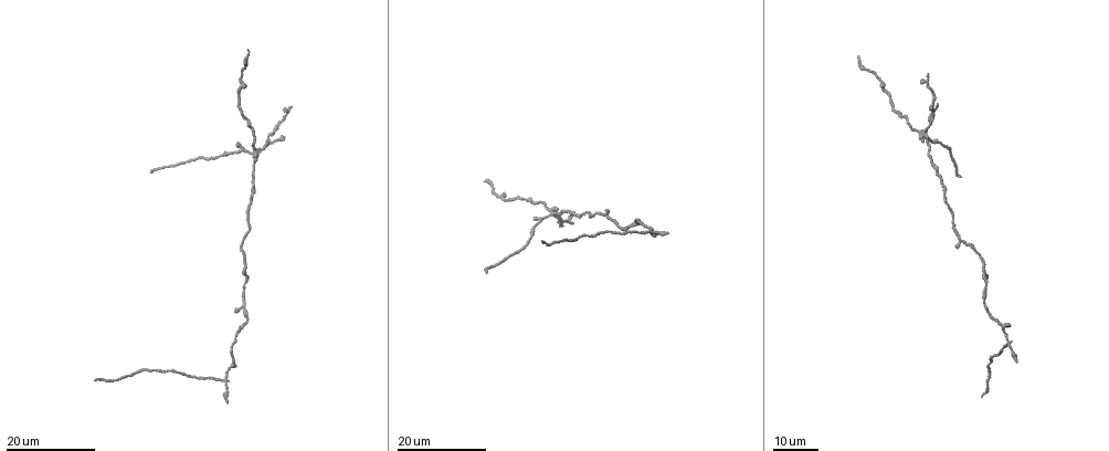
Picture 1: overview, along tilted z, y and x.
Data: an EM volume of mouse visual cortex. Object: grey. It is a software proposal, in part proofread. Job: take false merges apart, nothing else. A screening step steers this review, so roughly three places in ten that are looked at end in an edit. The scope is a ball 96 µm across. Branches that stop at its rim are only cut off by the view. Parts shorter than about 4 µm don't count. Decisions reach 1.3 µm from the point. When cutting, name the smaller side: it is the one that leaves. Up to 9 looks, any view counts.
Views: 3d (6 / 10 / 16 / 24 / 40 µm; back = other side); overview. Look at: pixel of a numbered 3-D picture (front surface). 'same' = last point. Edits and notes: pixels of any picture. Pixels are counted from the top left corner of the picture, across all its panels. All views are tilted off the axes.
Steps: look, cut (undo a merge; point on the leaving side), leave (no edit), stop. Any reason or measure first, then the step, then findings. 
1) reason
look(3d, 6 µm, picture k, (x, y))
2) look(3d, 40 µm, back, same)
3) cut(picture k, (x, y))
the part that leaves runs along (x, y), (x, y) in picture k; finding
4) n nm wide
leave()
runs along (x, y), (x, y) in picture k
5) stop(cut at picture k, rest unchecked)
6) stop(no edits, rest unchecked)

arms part here
look(3d, 24 µm, picture 1, (653, 230))

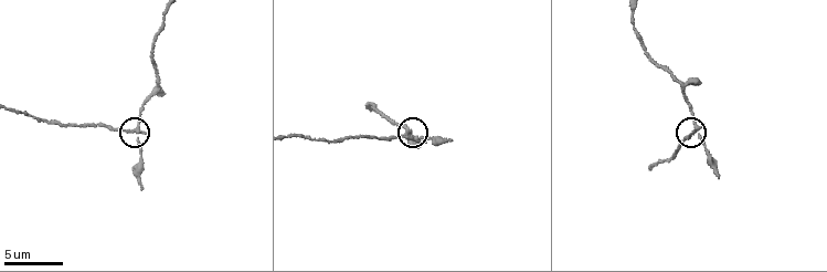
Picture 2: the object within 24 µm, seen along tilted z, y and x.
zoom in
look(3d, 10 µm, picture 2, (698, 128))

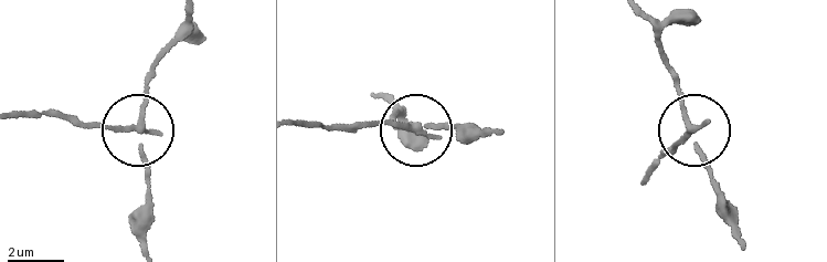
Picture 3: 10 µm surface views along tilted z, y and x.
3 arms
cut(picture 3, (99, 123))
the part that leaves runs along (135, 126), (21, 113) in picture 3; two cells meet here

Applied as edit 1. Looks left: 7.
calibre changes
look(3d, 16 µm, picture 1, (253, 200))

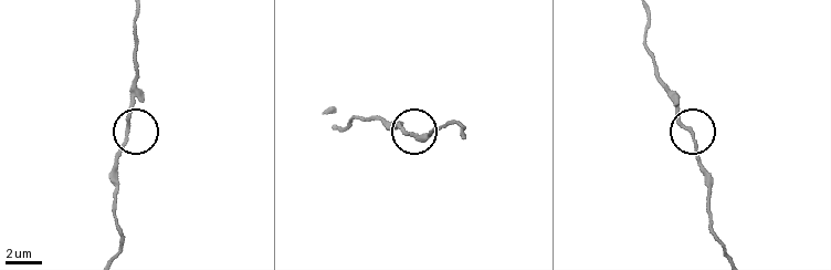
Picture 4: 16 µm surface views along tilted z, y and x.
zoom in
look(3d, 10 µm, picture 4, (686, 127))

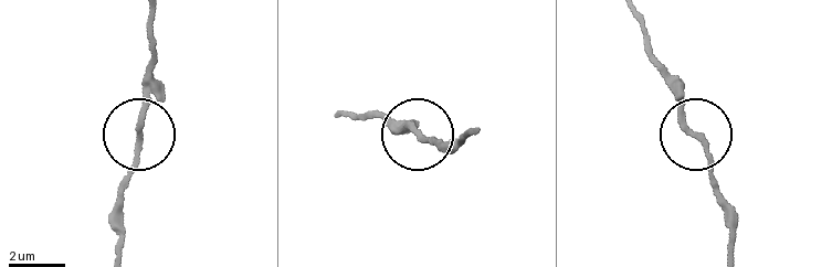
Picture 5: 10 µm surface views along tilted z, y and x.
look(3d, 6 µm, picture 5, (417, 133))

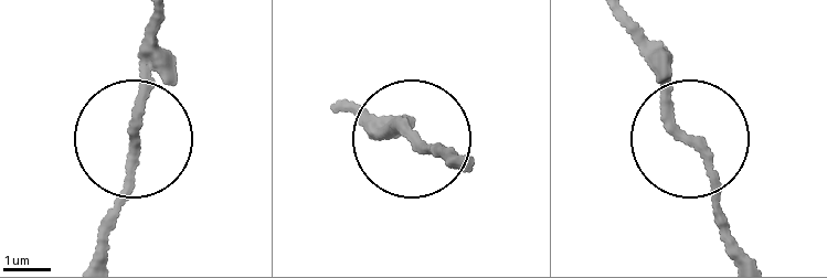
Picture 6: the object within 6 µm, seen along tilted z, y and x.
leave()
runs along (99, 253), (158, 32) in picture 6; one cell here

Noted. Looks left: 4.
arms run side by side
look(3d, 16 µm, picture 1, (922, 134))

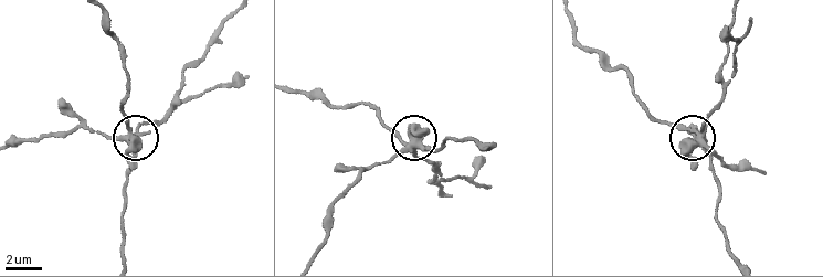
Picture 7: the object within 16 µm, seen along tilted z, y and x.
look(3d, 6 µm, picture 7, (699, 139))

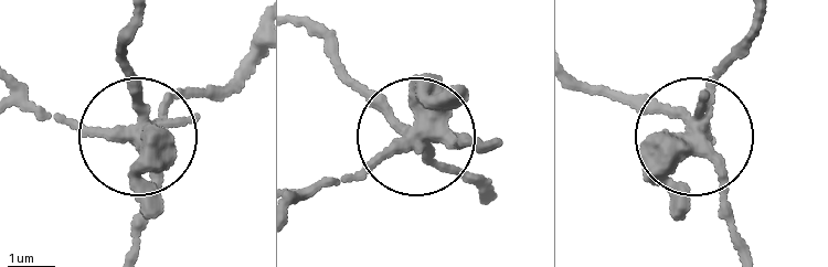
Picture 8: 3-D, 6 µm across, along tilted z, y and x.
cut(picture 8, (179, 89))
the part that leaves runs along (131, 131), (29, 107) in picture 8; a second cell is stuck on

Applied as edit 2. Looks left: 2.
calibre changes
look(3d, 16 µm, picture 1, (239, 93))

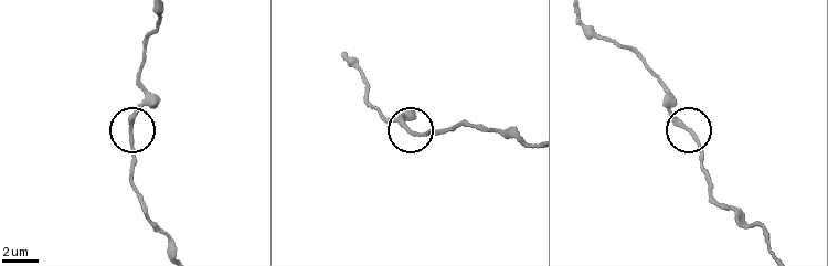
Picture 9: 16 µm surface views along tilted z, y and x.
look(3d, 10 µm, picture 9, (407, 129))

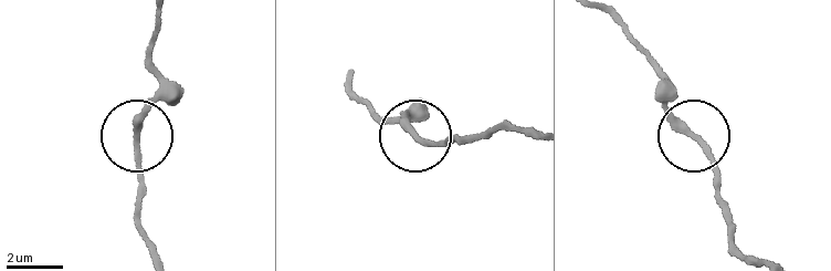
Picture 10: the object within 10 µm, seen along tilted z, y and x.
leave()
runs along (533, 136), (501, 128), (432, 146), (406, 117), (413, 102) in picture 10; all the same cell

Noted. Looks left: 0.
stop(cut at picture 3, cut at picture 8, rest unchecked)

